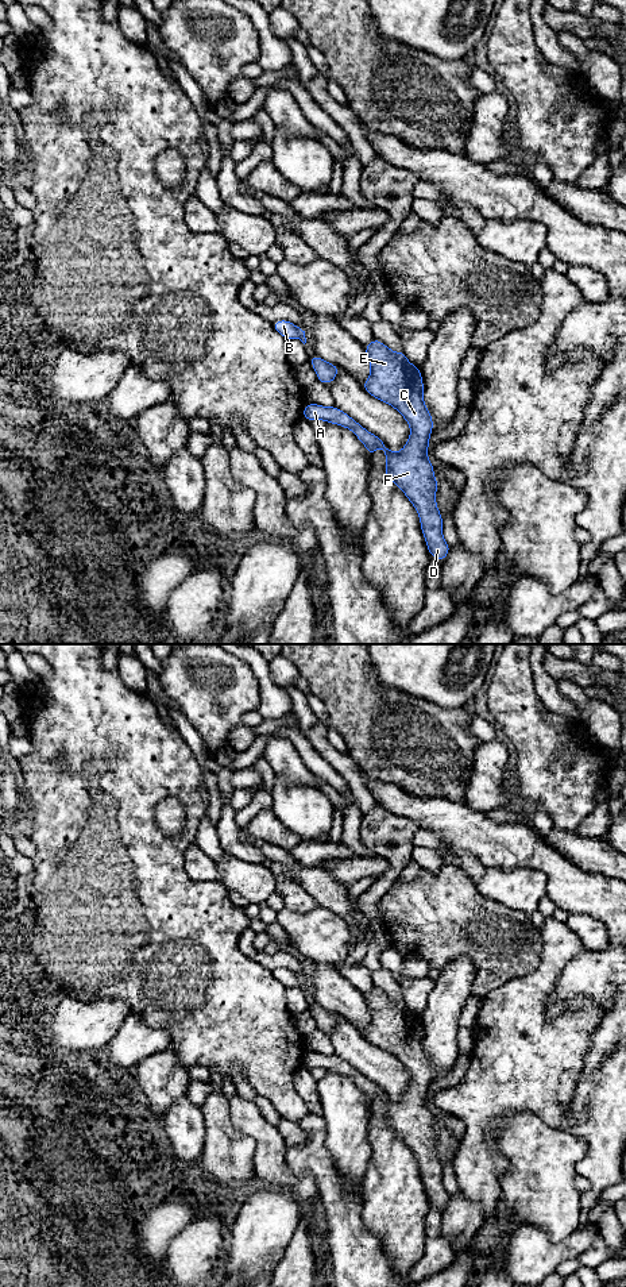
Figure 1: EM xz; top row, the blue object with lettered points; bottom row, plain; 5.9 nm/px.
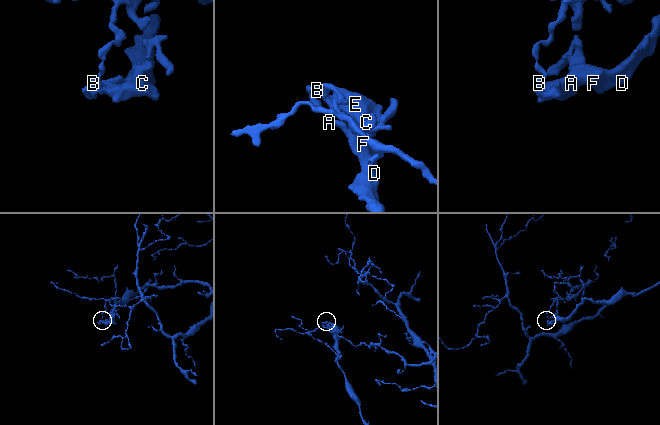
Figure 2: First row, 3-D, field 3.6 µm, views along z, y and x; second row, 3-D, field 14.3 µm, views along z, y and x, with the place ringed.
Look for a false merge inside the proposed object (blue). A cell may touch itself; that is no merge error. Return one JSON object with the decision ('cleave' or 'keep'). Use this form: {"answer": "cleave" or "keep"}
{"answer": "cleave"}

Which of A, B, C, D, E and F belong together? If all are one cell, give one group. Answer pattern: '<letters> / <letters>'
A C D E F / B

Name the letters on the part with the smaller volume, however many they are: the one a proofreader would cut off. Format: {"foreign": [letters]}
{"foreign": ["B"]}

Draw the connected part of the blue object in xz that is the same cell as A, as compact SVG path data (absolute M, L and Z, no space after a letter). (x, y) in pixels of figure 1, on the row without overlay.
M375 986L364 999L370 1010L370 1025L362 1036L370 1044L391 1053L407 1070L410 1083L403 1097L399 1101L391 1099L379 1084L336 1055L309 1051L304 1055L302 1066L310 1071L324 1068L351 1078L371 1105L376 1097L385 1098L387 1126L416 1156L429 1205L444 1210L451 1195L443 1184L443 1164L436 1151L438 1130L428 1107L433 1066L424 1051L420 1016L407 1009L403 998L394 1001Z

